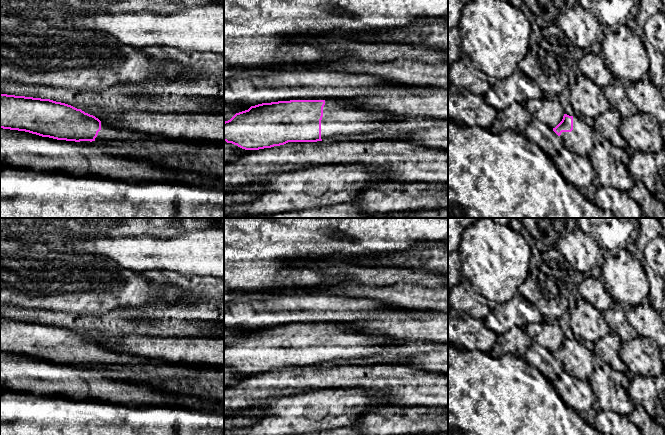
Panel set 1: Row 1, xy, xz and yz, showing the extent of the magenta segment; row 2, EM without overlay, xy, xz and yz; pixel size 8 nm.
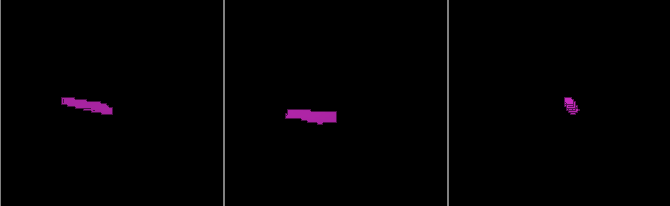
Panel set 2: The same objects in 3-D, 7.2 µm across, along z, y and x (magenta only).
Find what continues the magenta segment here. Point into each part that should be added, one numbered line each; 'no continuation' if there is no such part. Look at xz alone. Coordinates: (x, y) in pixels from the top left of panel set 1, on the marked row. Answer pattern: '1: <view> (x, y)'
1: xz (337, 119)

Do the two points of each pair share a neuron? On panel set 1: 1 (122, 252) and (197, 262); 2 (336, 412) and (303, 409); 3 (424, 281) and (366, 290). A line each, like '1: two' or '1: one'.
1: one
2: one
3: one

